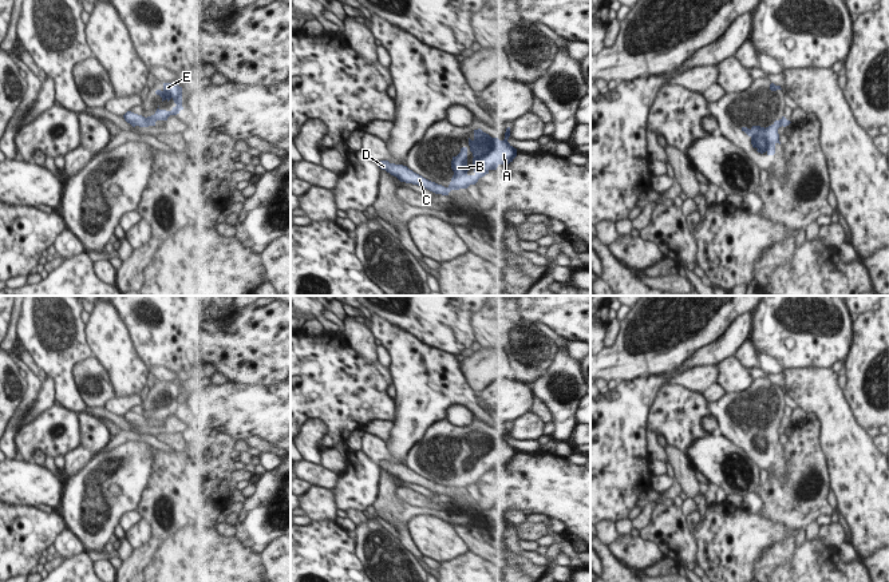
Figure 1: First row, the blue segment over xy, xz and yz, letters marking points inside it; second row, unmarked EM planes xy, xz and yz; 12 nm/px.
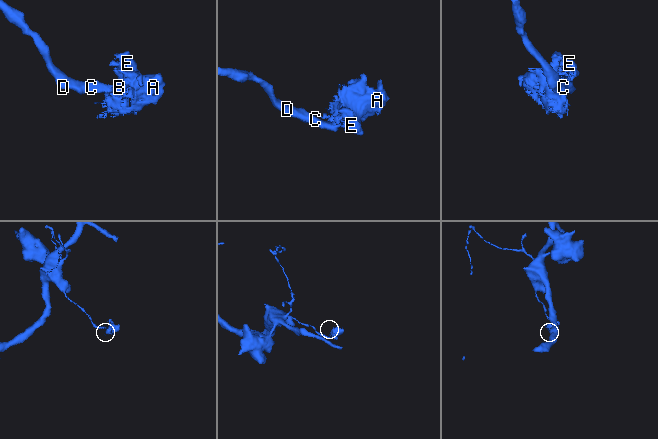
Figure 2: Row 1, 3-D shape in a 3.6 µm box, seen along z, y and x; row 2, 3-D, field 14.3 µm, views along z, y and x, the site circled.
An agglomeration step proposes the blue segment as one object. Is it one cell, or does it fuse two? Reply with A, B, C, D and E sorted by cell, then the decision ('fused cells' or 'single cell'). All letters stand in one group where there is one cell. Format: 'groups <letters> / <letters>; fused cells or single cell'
groups A B E / C D; fused cells

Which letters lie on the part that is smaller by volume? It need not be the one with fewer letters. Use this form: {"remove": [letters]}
{"remove": ["A", "B", "E"]}

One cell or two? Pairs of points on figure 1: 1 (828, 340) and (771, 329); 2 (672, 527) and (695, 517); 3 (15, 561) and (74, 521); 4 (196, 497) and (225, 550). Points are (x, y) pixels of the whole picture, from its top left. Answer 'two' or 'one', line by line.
1: one
2: two
3: two
4: two

